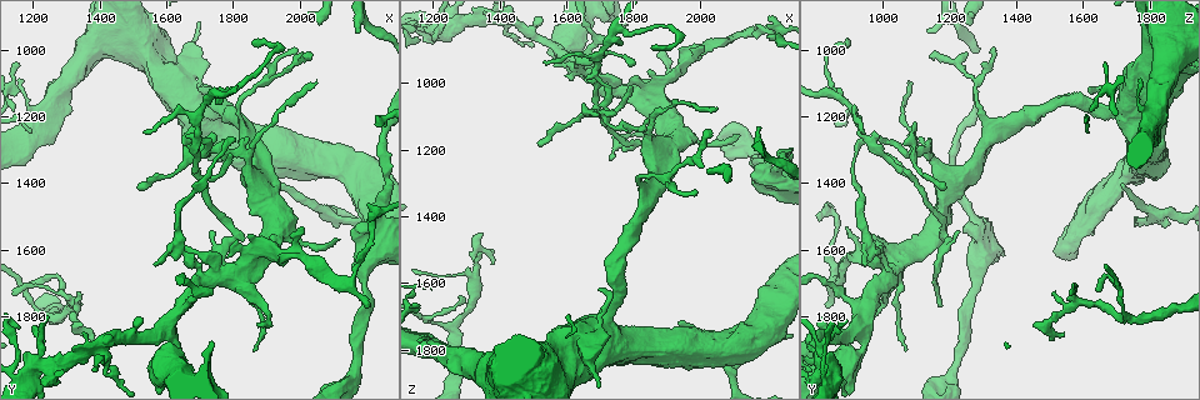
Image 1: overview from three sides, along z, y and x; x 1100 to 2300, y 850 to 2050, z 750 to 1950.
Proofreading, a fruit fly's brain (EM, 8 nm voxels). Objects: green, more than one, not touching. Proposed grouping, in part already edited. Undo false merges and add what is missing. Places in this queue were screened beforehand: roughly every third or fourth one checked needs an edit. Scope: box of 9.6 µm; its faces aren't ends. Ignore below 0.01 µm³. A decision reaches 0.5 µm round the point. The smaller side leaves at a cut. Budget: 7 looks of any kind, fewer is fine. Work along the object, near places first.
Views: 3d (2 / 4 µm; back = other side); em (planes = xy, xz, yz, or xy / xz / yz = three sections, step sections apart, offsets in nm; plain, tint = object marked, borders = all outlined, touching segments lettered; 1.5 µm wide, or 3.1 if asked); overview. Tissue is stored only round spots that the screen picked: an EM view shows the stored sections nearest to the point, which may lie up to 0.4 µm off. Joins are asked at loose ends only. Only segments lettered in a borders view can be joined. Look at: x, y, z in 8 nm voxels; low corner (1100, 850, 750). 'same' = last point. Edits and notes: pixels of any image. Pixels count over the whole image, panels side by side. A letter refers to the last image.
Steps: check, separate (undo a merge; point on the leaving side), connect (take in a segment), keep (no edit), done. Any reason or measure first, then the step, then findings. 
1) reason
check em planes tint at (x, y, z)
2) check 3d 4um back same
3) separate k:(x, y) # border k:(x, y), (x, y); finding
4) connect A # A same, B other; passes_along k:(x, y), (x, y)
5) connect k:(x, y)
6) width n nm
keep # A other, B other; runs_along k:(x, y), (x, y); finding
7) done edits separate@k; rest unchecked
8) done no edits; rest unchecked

four-way junction
check em planes tint at (1720, 1690, 1010)

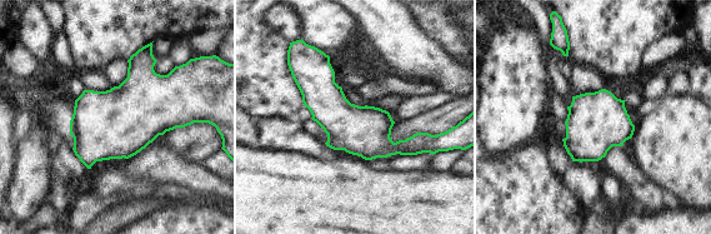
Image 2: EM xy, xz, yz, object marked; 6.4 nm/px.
check em planes borders same

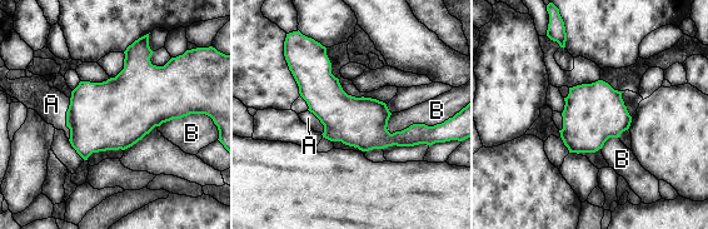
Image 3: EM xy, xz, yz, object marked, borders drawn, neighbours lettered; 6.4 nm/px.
keep # A other, B other; runs_along 3:(294, 68), (379, 138), (422, 127); continuous, no second cell

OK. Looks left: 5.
free end
check em yz step 8 tint at (1870, 1770, 1170)

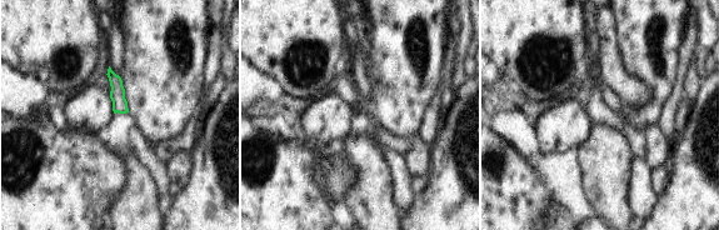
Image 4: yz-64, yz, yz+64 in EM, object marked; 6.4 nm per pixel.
check em planes borders same

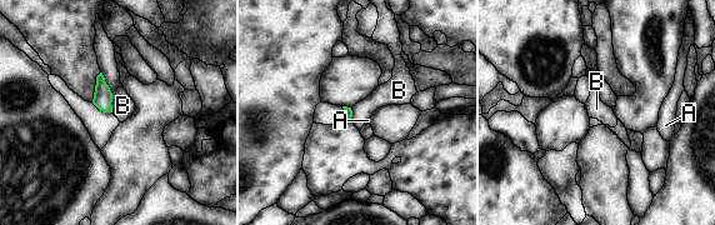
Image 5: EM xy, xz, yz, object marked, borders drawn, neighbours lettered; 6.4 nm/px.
keep # A other, B other; none of them fits

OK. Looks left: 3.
tapers out
check em planes plain at (2210, 1770, 830)

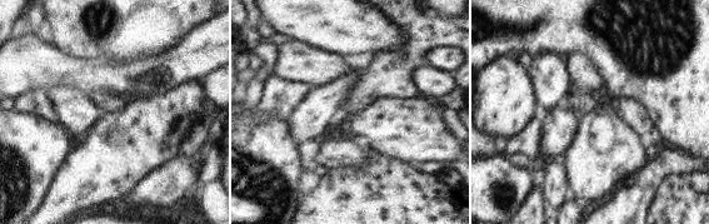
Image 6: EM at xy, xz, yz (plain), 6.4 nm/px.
see the neighbours
check em planes borders same

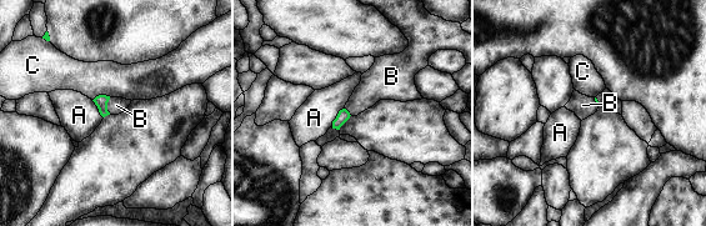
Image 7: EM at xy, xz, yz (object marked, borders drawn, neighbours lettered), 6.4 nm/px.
connect B # A other, B same, C other; passes_along 7:(101, 101), (106, 106), (116, 105); the cell continues

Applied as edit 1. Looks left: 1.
done edits connect@7; rest unchecked

